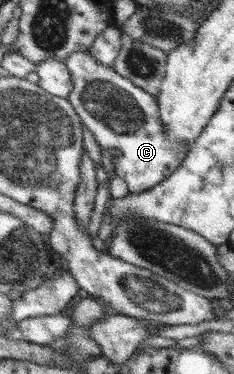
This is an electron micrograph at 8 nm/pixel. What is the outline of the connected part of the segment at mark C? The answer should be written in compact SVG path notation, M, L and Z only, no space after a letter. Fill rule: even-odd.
M89 52L72 54L66 64L74 81L68 98L98 145L113 153L111 160L115 165L115 175L127 183L129 193L143 193L178 170L191 145L176 141L166 132L157 97L114 68L101 65Z

